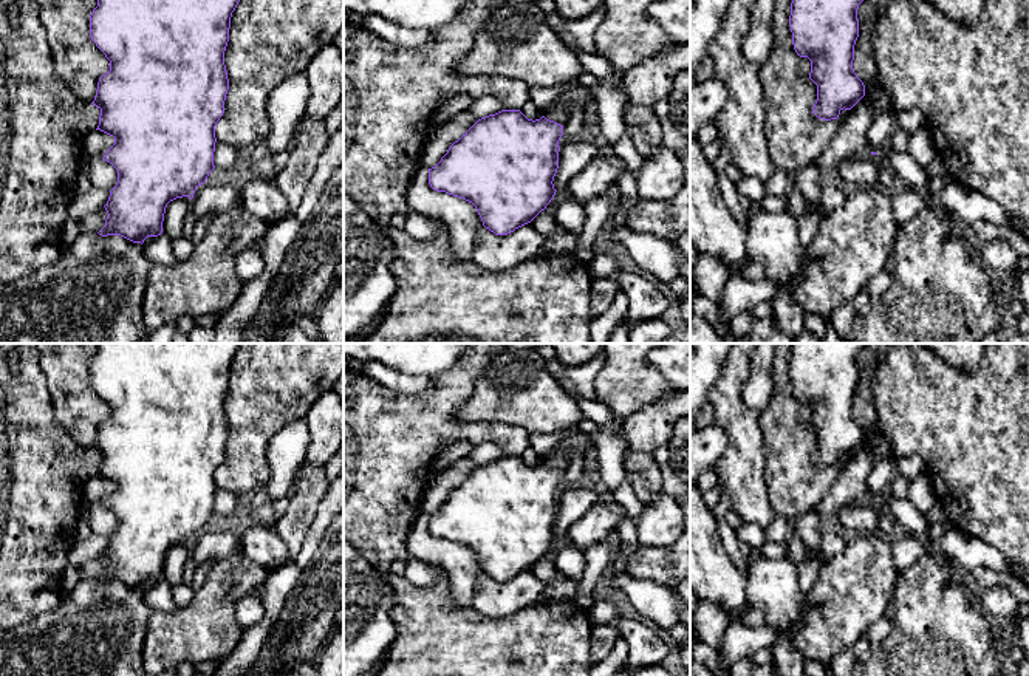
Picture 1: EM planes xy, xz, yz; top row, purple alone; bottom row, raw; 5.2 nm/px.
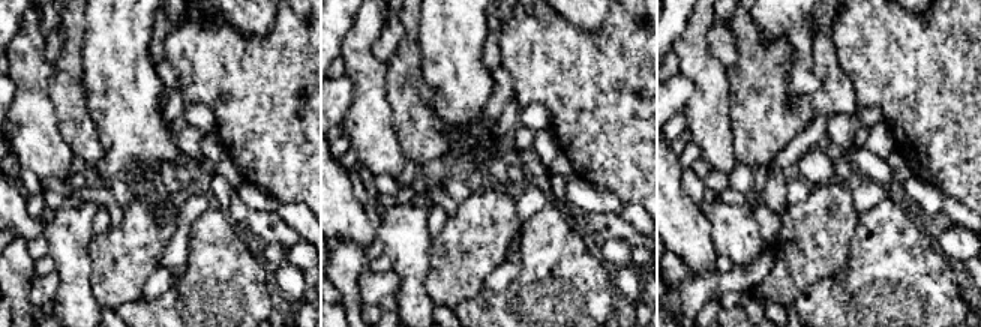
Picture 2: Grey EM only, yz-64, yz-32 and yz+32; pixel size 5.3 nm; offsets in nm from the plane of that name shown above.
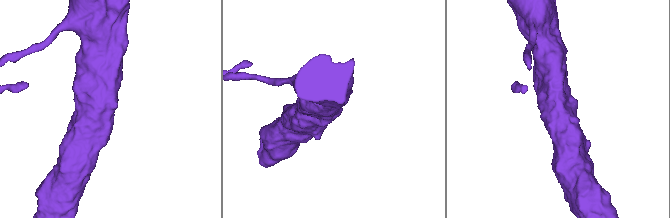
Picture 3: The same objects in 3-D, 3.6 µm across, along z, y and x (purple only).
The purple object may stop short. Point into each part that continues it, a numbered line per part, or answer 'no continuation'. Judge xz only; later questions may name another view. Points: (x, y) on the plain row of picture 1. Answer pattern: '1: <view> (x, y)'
1: xz (560, 463)

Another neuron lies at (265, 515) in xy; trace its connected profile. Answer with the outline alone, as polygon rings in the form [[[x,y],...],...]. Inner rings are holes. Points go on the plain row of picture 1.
[[[266,503],[265,506],[252,512],[251,520],[262,523],[263,526],[274,527],[277,523],[277,517],[272,509],[272,503]]]

